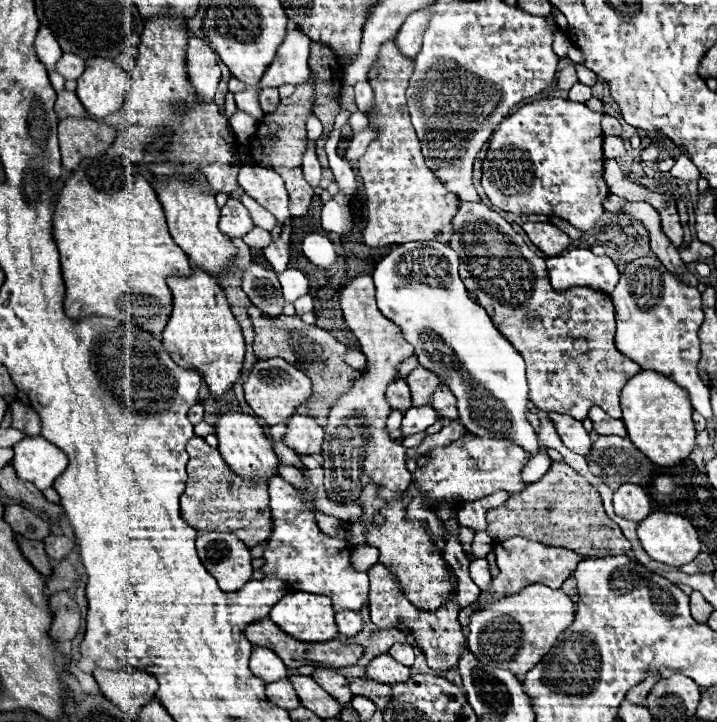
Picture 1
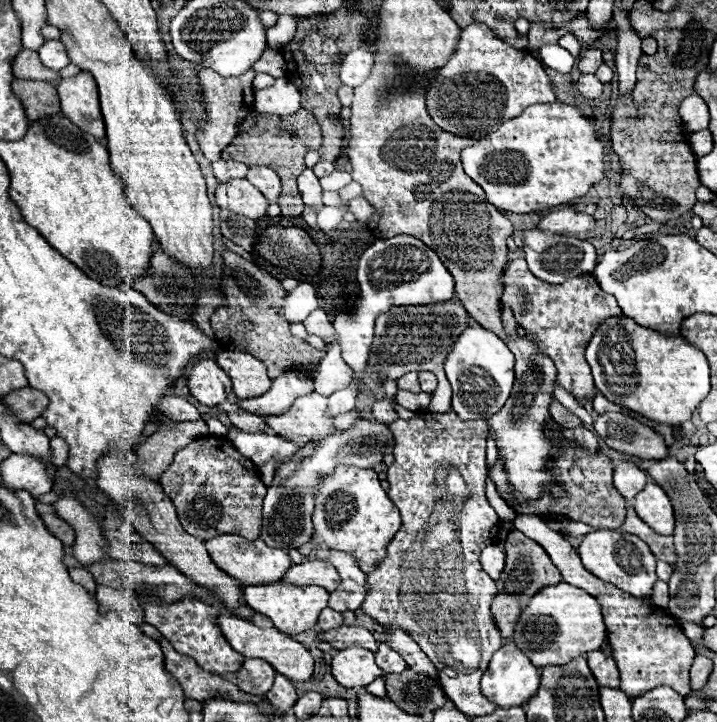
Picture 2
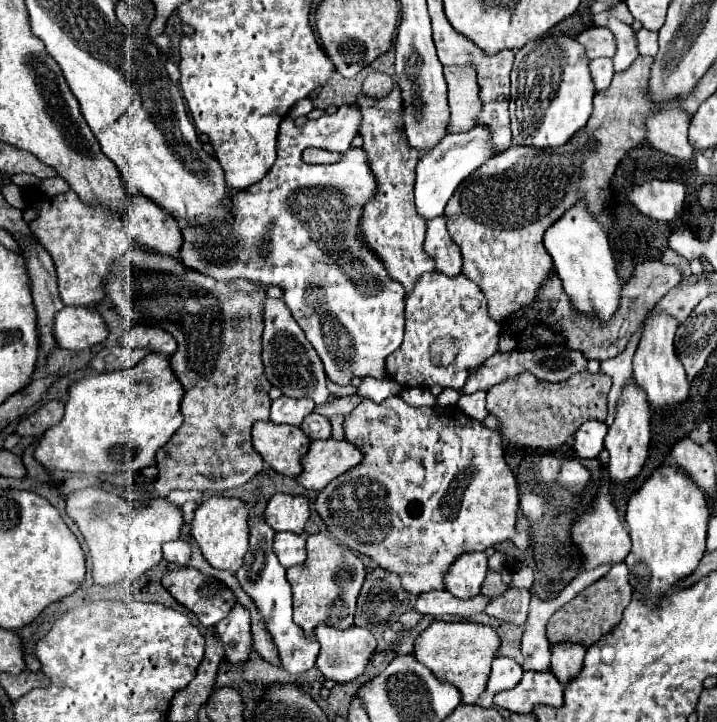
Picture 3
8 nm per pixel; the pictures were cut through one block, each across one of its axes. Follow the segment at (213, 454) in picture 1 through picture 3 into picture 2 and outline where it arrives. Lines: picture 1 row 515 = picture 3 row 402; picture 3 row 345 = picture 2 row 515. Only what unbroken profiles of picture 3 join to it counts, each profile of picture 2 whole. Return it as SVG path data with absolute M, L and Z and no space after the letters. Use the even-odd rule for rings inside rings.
M208 434L204 438L194 440L186 448L178 450L168 470L160 476L160 484L164 492L170 496L170 500L176 506L178 520L184 526L184 530L200 540L210 540L220 534L238 534L248 540L256 540L260 536L260 522L262 522L262 500L266 496L266 486L260 480L258 466L244 456L240 456L234 446L226 440L226 436L214 436Z

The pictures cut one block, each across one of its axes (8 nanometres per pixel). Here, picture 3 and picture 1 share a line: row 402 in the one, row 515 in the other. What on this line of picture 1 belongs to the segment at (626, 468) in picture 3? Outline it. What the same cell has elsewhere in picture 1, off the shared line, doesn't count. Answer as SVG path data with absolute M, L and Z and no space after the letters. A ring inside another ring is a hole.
M622 484L614 492L614 512L626 520L644 520L652 512L650 494L644 486L638 484Z

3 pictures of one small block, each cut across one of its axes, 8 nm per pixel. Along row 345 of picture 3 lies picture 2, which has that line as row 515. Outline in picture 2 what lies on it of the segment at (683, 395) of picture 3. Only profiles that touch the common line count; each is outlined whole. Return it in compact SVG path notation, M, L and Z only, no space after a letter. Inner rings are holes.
M648 482L646 488L636 494L634 508L650 528L654 528L660 534L672 534L674 530L672 504L658 484Z

